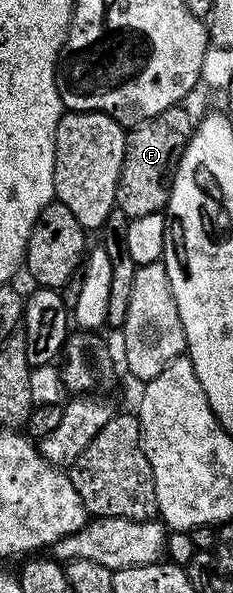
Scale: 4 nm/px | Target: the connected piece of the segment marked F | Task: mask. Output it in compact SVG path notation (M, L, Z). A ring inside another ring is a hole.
M177 105L150 117L141 123L133 123L126 131L126 153L122 161L122 173L118 177L115 210L131 221L163 212L172 191L172 175L180 162L180 154L194 130L194 119L188 116L184 105Z

